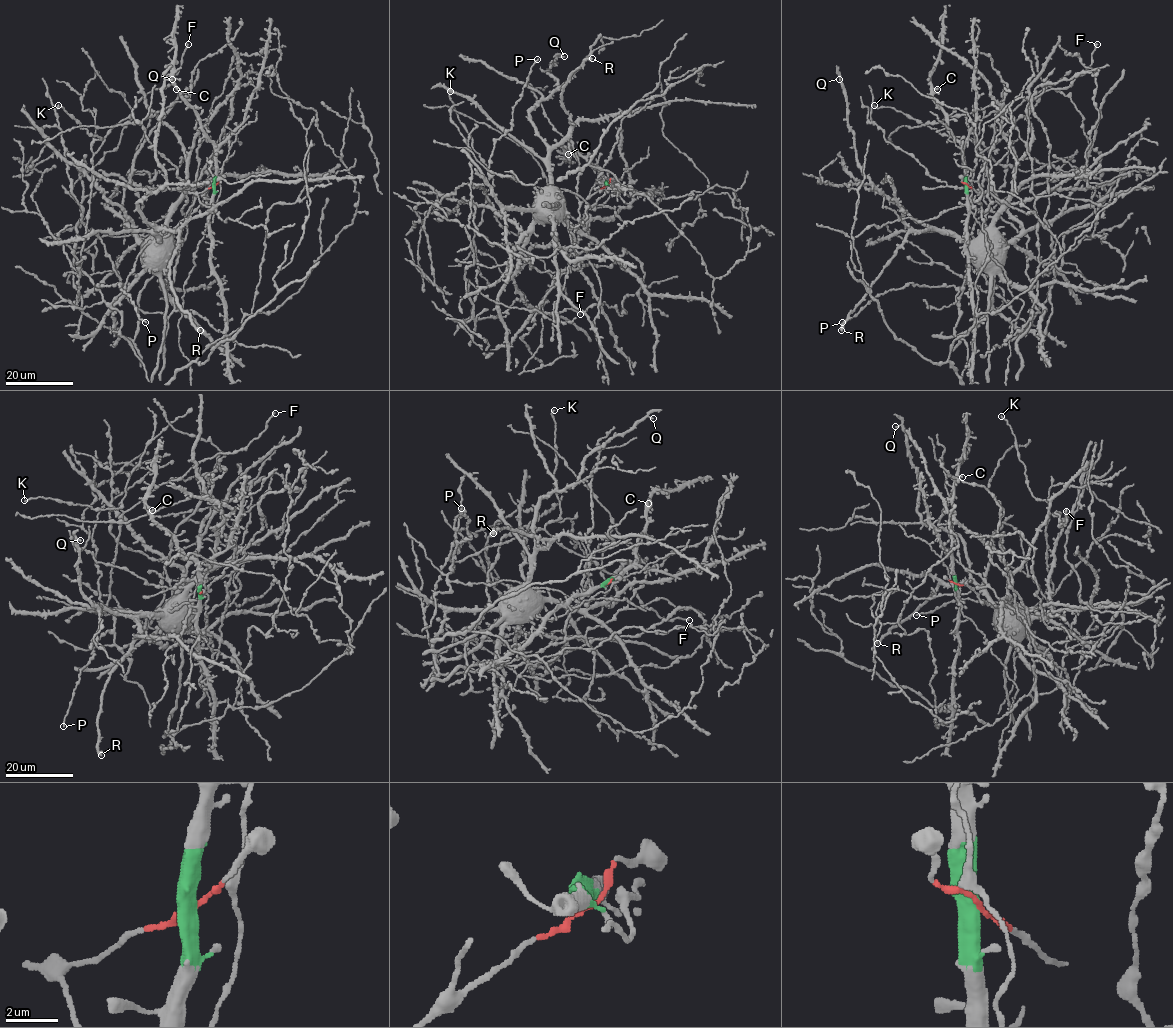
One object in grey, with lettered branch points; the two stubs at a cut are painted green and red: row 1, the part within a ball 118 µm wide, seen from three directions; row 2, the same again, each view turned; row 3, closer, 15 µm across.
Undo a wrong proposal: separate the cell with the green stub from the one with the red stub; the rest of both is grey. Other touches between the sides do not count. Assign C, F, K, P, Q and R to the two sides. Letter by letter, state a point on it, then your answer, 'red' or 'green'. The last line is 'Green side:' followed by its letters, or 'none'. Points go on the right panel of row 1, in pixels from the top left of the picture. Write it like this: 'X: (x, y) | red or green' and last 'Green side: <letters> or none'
C: (937, 89) | green
F: (1097, 44) | red
K: (874, 105) | red
P: (842, 322) | red
Q: (839, 79) | red
R: (841, 330) | red
Green side: C

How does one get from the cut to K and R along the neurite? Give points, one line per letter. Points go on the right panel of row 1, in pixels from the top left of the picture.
K: (967, 185), (1038, 218), (1036, 298), (994, 271), (971, 243), (959, 302), (971, 252), (976, 142), (874, 105)
R: (967, 185), (1038, 218), (1036, 298), (1027, 290), (1006, 282), (966, 242), (933, 229), (909, 231), (841, 330)

